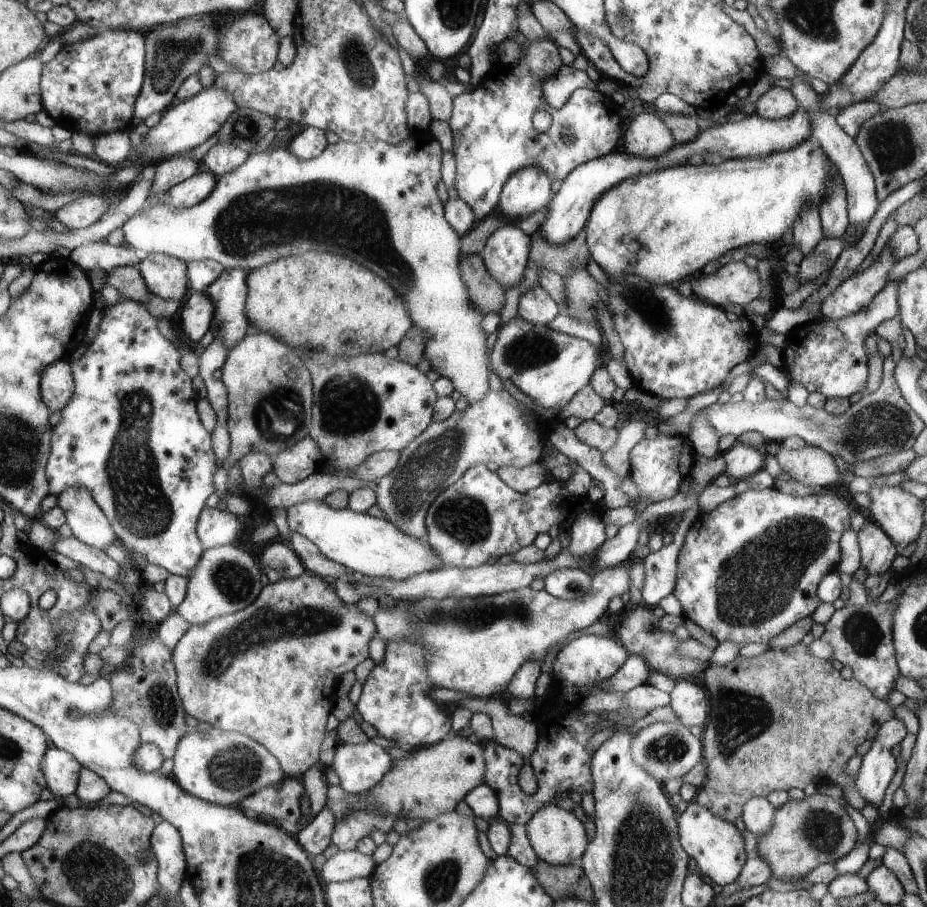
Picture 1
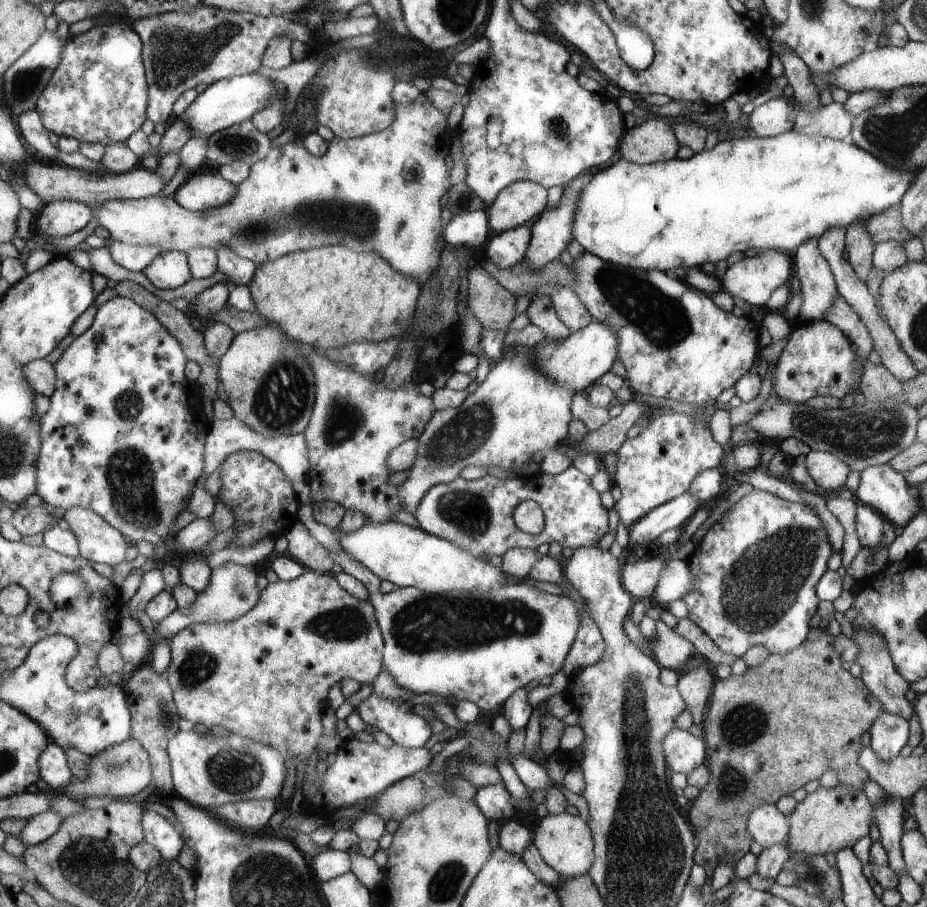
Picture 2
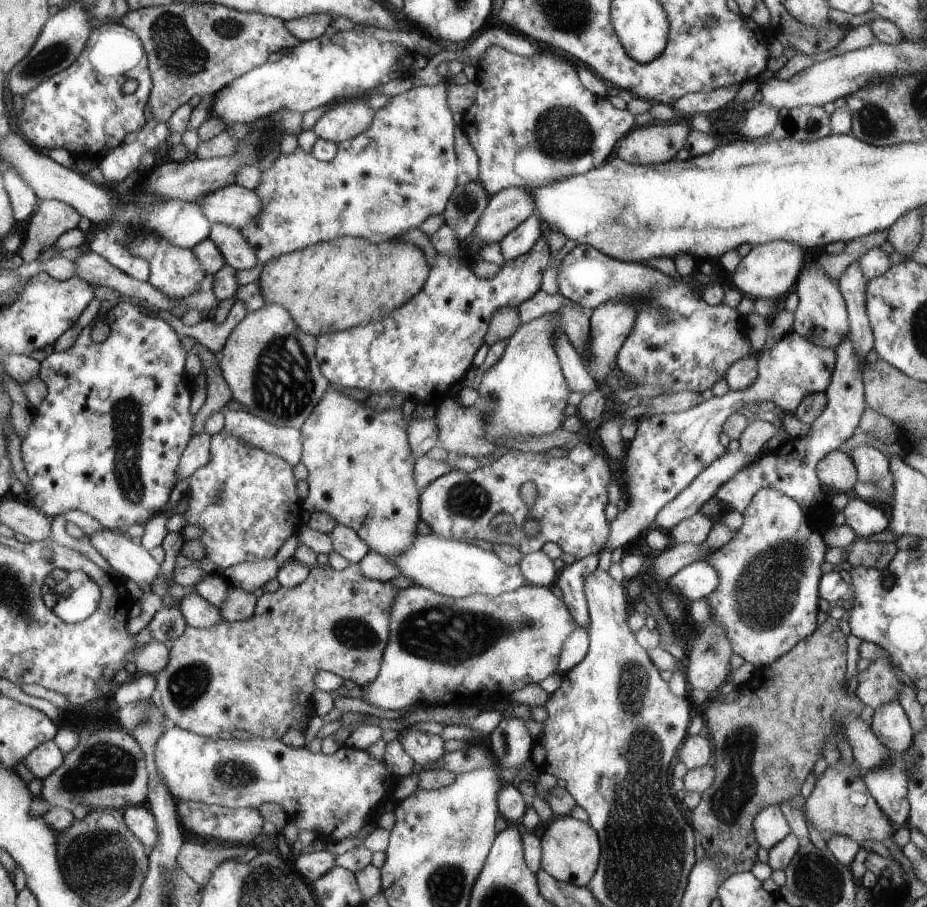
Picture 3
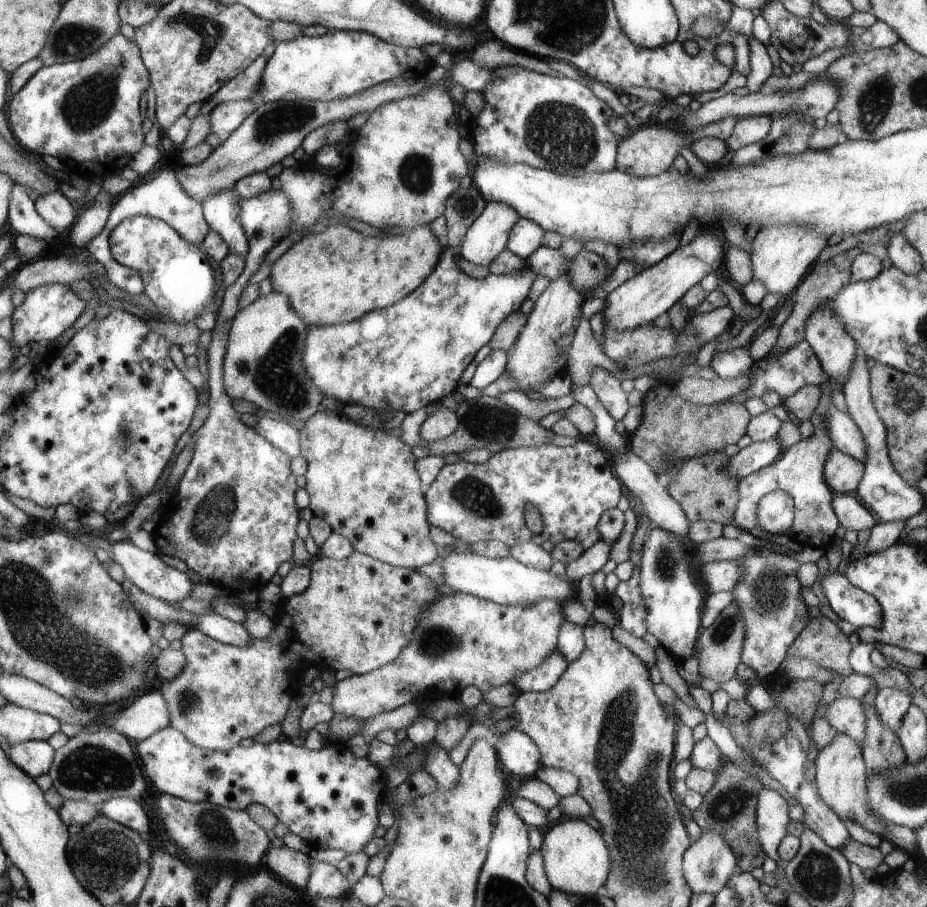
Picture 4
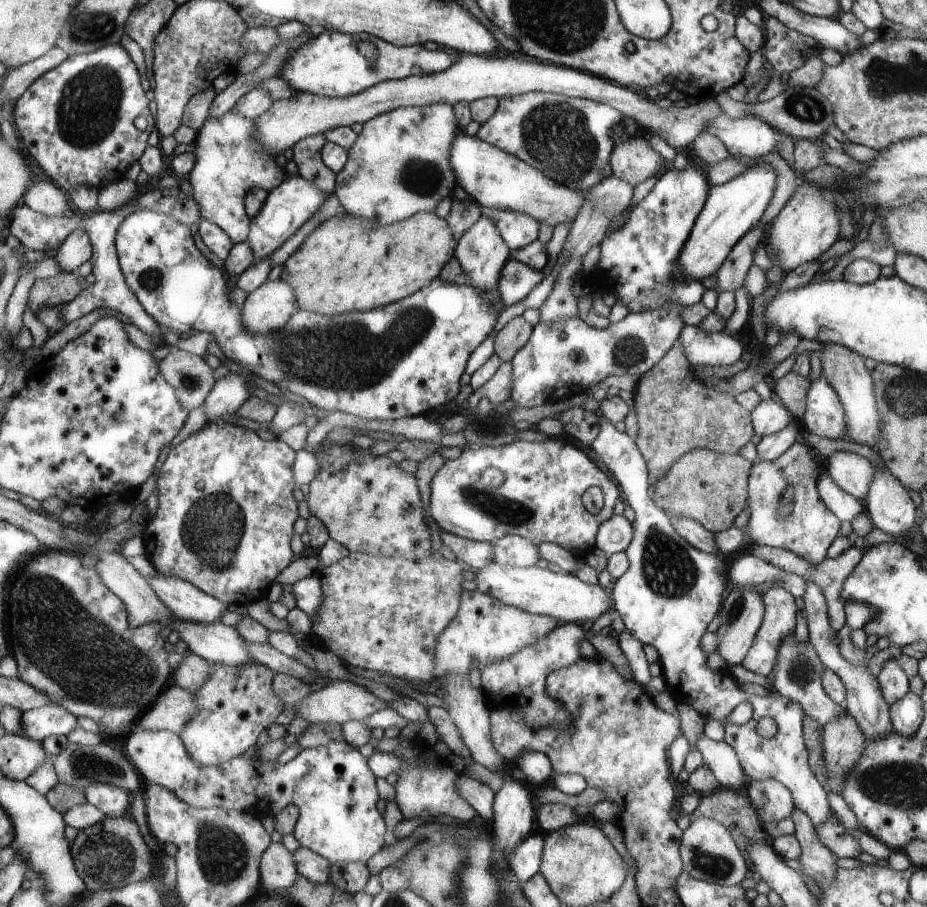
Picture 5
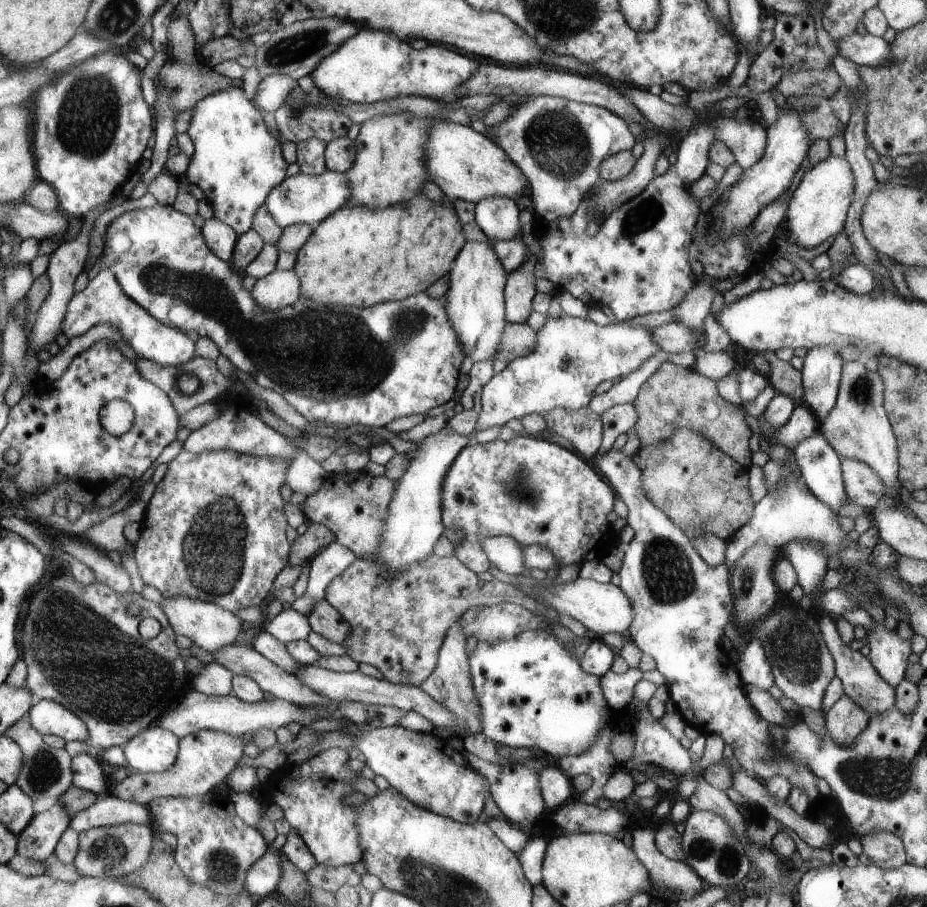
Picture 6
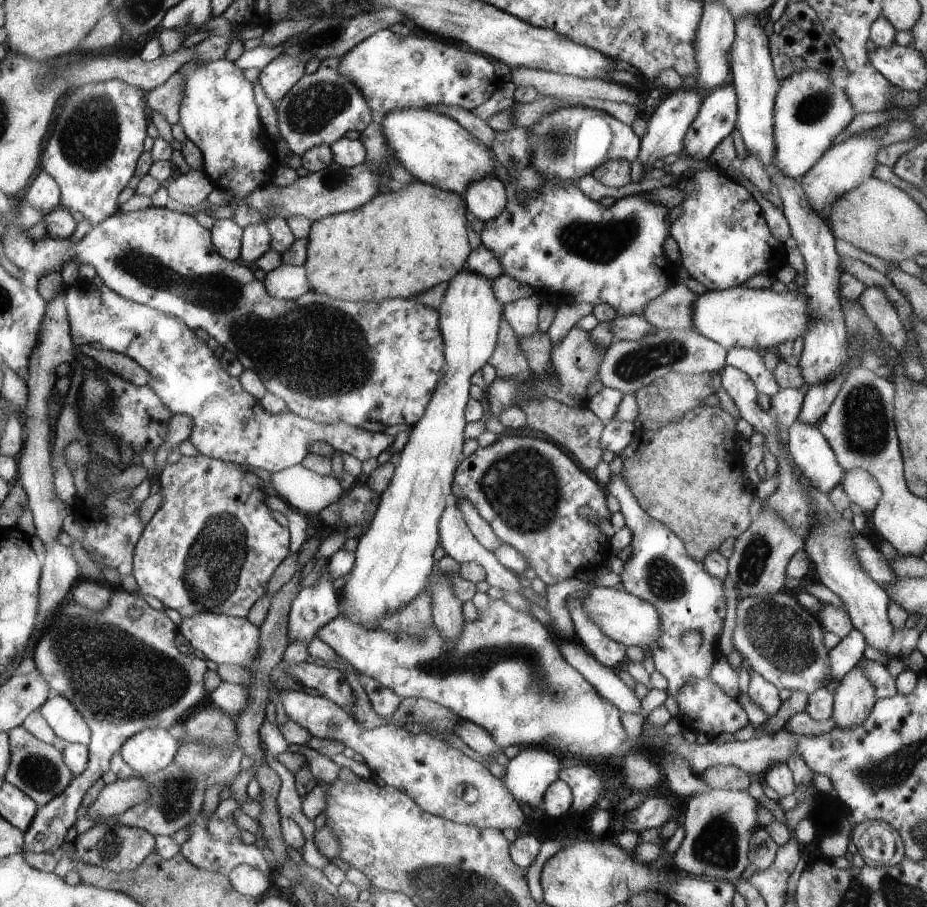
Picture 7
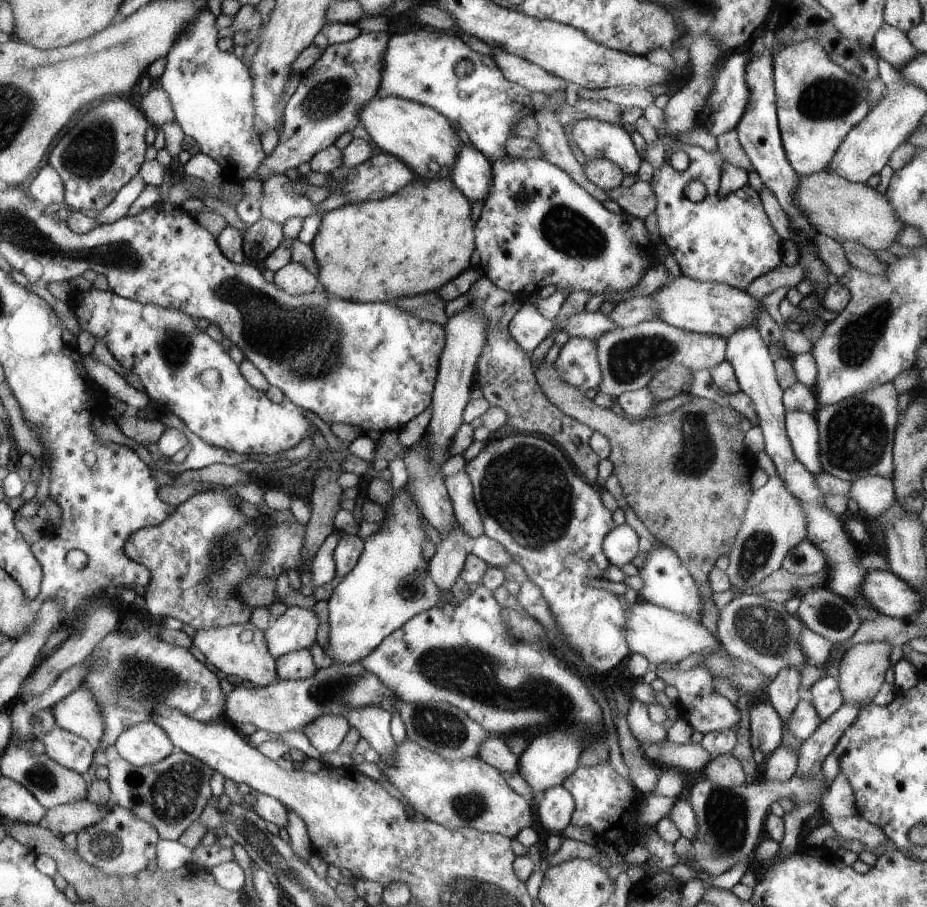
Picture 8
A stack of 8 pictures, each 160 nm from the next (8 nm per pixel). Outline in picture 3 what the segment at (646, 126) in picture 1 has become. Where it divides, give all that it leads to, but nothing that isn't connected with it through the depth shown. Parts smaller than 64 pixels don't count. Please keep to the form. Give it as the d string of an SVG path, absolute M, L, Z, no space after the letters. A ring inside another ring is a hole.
M674 122L632 130L621 139L618 155L633 165L655 166L673 161L685 148L691 128Z

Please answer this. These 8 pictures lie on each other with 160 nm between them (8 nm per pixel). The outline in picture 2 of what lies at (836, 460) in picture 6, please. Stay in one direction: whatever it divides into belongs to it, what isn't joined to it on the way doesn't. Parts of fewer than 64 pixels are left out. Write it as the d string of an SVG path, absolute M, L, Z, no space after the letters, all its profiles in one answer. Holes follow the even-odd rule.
M856 502L856 533L859 544L864 548L890 547L899 534L895 525L884 519L872 507Z

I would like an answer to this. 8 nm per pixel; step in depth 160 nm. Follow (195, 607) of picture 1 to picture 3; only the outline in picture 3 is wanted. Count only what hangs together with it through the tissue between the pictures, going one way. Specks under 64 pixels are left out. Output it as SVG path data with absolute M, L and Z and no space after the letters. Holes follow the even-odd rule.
M236 586L228 587L228 596L219 608L222 618L229 622L240 622L254 618L257 613L257 597ZM176 607L160 608L147 625L152 638L160 643L176 641L184 634L187 626L186 619Z

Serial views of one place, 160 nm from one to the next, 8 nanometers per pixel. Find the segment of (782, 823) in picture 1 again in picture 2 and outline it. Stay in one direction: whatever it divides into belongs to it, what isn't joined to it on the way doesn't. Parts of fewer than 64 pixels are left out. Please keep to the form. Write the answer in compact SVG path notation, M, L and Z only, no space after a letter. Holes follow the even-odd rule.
M838 784L836 788L819 787L813 794L808 794L802 802L798 802L796 810L787 817L789 821L788 844L791 854L800 852L804 856L825 856L831 852L836 855L838 850L851 848L860 840L870 834L870 827L874 825L874 808L868 800L864 790L856 790L854 786Z

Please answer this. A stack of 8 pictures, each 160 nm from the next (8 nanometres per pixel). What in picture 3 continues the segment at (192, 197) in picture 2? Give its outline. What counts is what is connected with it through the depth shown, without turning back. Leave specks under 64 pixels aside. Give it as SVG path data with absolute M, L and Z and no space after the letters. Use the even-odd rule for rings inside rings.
M236 184L208 194L197 204L210 223L220 222L236 229L250 226L250 222L262 218L262 210L266 208L258 192Z

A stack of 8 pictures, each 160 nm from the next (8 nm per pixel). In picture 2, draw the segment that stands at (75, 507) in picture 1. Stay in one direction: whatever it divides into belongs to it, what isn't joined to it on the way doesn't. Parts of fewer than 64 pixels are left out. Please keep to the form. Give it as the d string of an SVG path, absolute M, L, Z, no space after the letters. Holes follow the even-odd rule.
M78 506L61 512L61 517L68 522L70 531L78 540L79 556L94 564L98 562L112 567L128 562L126 555L130 546L126 538L98 514Z

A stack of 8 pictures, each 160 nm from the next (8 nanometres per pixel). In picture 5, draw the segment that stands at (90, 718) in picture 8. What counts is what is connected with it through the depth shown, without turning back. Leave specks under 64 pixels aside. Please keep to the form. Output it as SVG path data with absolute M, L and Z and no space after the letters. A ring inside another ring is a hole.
M52 703L25 711L22 716L24 736L40 742L51 735L68 736L78 725L76 715Z

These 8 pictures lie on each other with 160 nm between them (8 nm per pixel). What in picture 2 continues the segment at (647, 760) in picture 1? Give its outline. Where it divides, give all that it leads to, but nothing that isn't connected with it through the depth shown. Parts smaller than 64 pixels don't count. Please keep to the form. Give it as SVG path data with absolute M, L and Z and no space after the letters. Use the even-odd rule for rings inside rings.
M674 728L662 740L662 756L671 773L688 775L707 763L706 746L702 737Z

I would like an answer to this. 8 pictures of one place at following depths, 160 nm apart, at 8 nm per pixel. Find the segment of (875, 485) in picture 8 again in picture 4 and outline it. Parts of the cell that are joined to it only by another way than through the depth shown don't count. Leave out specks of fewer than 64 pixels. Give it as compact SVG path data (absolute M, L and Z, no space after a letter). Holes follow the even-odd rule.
M833 447L828 454L823 474L833 493L856 494L865 476L865 463Z

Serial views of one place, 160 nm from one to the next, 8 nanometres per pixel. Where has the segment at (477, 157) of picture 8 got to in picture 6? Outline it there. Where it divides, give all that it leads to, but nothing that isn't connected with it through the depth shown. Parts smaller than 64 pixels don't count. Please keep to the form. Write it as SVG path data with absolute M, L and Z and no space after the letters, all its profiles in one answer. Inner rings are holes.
M492 197L475 206L475 221L489 240L509 241L522 235L524 220L528 219L512 199Z

